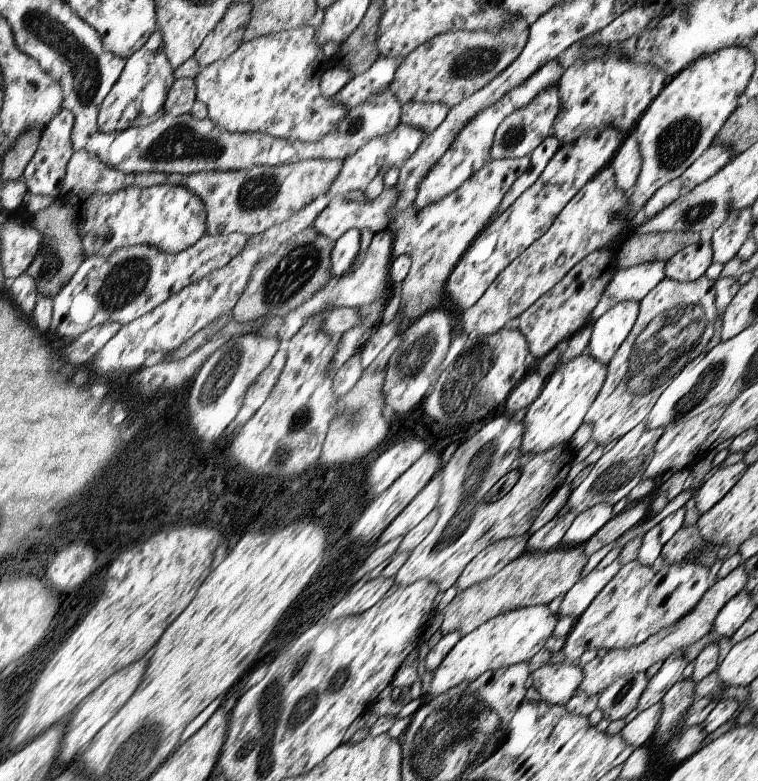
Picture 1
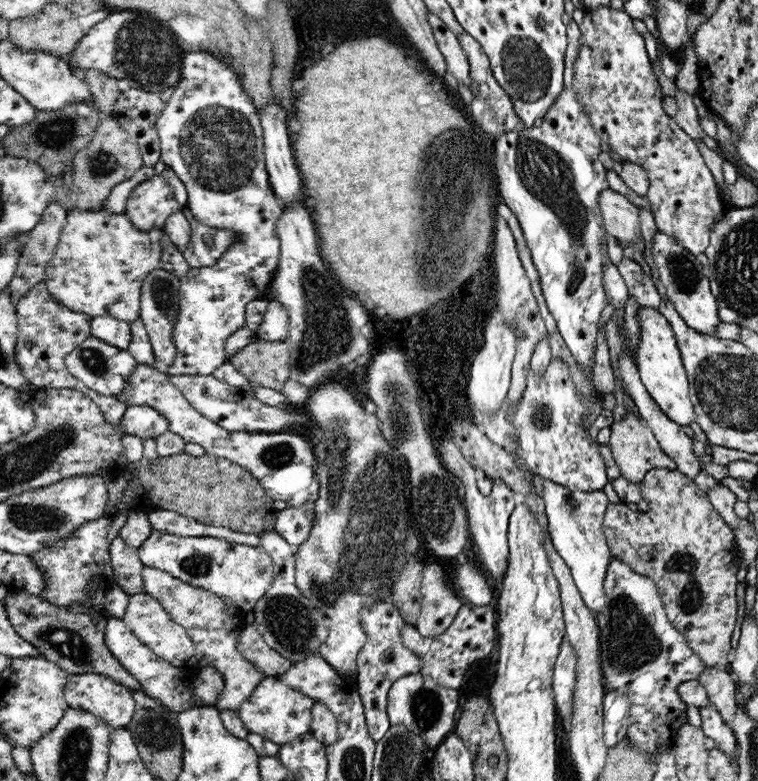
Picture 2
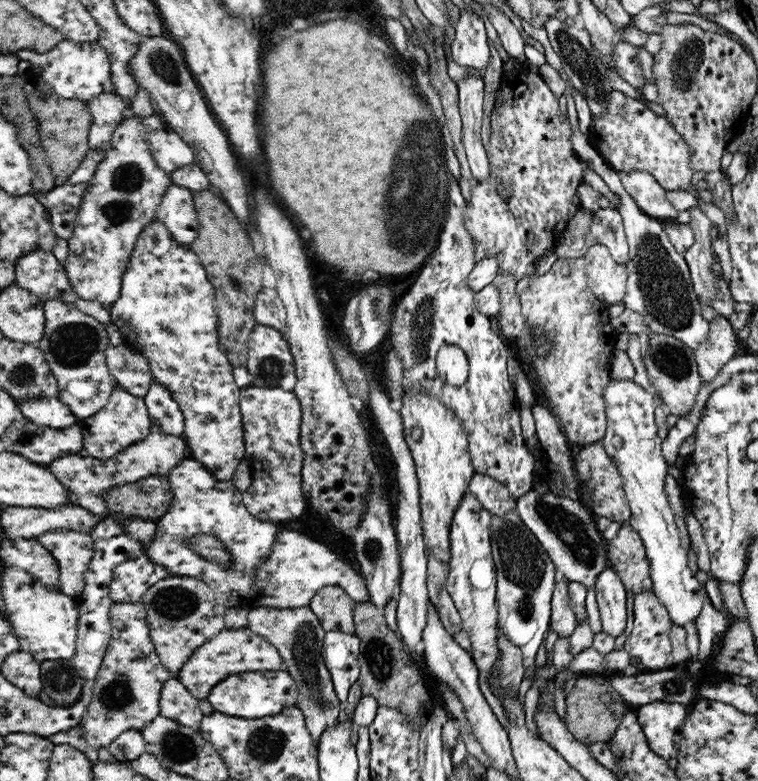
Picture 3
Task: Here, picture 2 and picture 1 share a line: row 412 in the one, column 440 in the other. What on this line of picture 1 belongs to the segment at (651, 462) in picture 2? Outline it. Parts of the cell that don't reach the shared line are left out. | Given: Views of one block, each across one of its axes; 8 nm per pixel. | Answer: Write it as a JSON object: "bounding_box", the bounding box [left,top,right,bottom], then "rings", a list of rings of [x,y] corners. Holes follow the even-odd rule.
{"bounding_box":[441,544,587,636],"rings":[[[585,544],[565,550],[551,550],[547,554],[533,554],[523,552],[517,560],[509,562],[503,570],[499,570],[493,578],[487,578],[479,584],[469,586],[467,590],[459,592],[451,604],[443,610],[443,622],[441,622],[441,636],[447,634],[461,634],[467,636],[485,622],[489,622],[495,616],[509,614],[513,610],[521,608],[533,608],[533,606],[547,606],[555,596],[571,590],[577,584],[577,578],[581,574],[581,568],[587,564],[585,558]]]}

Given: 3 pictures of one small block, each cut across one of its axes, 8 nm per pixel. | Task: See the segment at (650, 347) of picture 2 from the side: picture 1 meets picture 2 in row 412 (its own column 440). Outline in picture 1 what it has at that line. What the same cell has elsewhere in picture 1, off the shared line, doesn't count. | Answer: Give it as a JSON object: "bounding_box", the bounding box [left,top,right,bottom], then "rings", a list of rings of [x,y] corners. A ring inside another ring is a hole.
{"bounding_box":[423,606,557,700],"rings":[[[533,606],[533,608],[521,608],[521,610],[513,610],[509,614],[501,614],[501,616],[495,616],[491,618],[489,622],[485,622],[483,626],[479,626],[477,630],[473,630],[471,634],[459,638],[459,642],[447,652],[447,656],[443,658],[443,662],[439,664],[439,668],[433,672],[431,676],[431,684],[429,684],[429,694],[423,698],[429,700],[429,698],[437,698],[445,692],[449,692],[451,688],[459,686],[461,682],[475,682],[481,674],[485,672],[495,672],[495,670],[507,670],[509,666],[517,666],[521,662],[527,662],[531,656],[535,656],[543,644],[547,642],[547,638],[551,636],[553,632],[553,626],[555,626],[557,618],[555,614],[551,614],[547,610],[547,606]]]}

